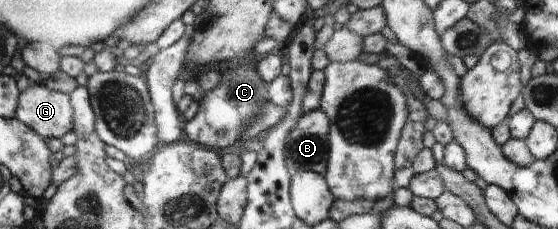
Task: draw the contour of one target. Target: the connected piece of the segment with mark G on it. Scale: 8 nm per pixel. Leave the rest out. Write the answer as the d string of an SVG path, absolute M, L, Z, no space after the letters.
M33 83L23 92L17 119L44 138L61 139L75 130L71 96L40 83Z

